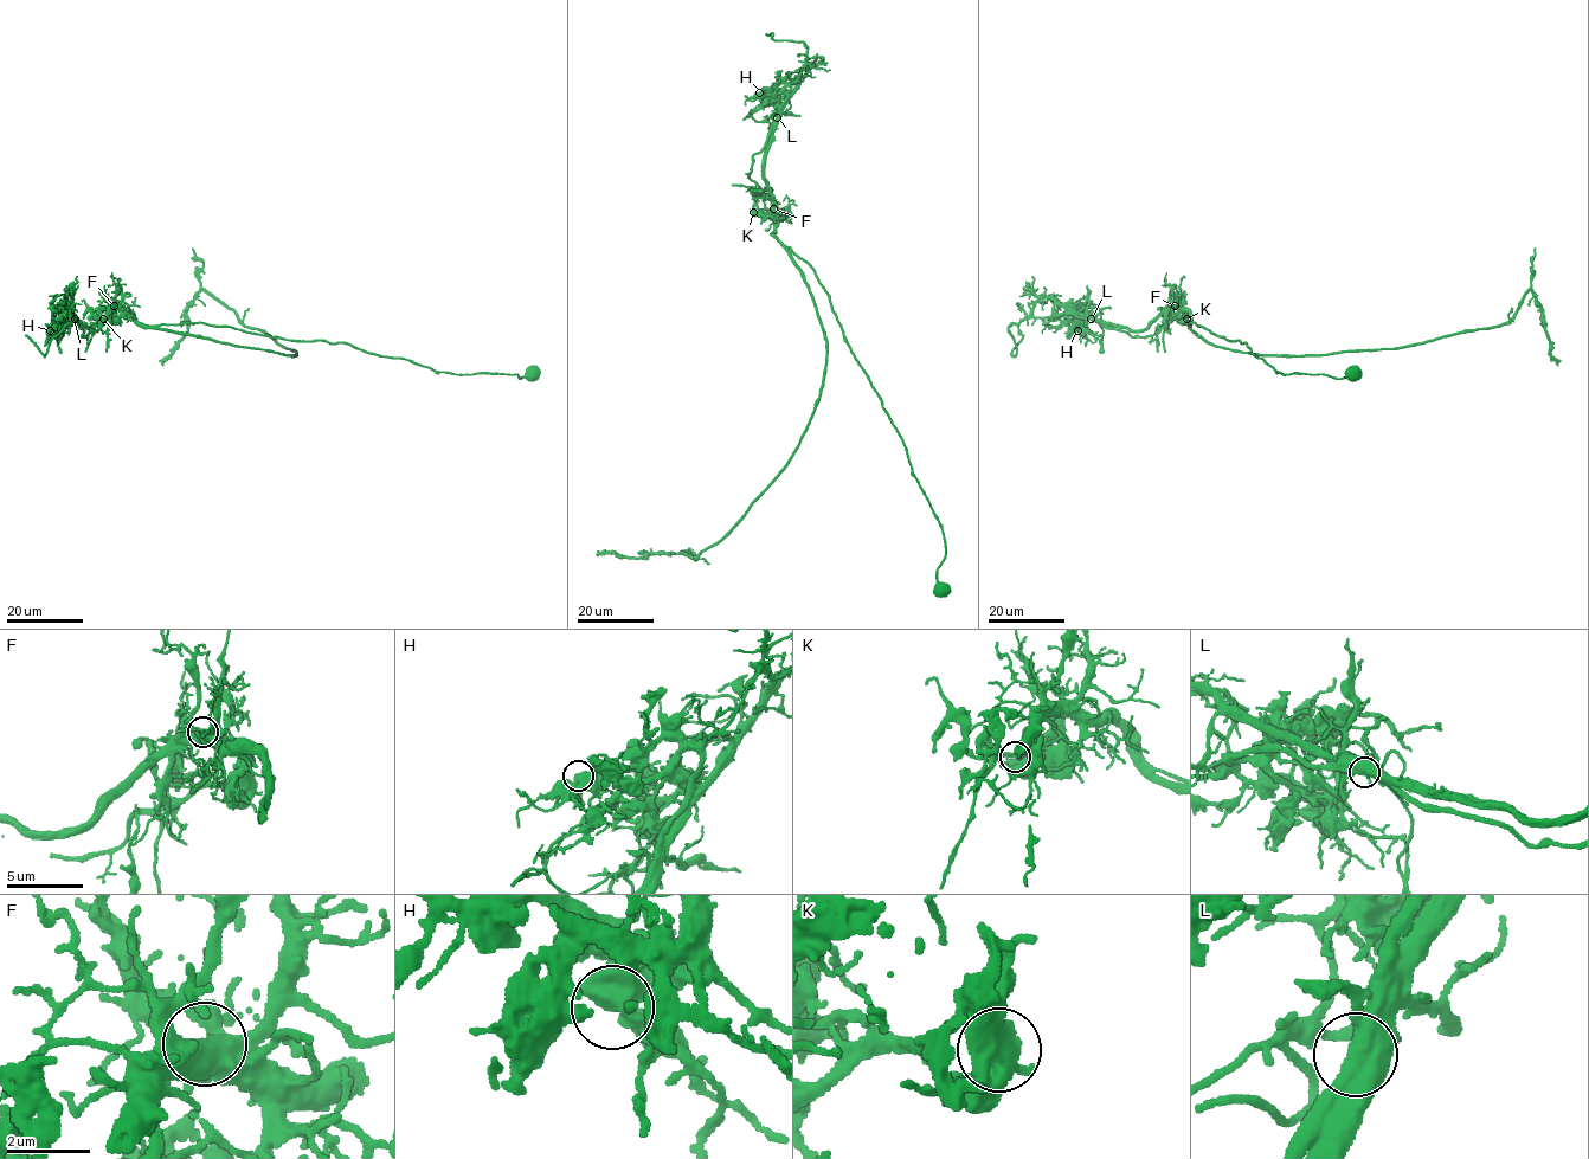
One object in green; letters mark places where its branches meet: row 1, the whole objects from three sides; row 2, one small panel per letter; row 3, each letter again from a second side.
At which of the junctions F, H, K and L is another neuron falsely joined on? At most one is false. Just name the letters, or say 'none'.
L

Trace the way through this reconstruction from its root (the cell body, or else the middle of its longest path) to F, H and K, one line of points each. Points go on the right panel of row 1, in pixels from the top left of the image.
F: (1352, 372), (1342, 378), (1281, 374), (1246, 343), (1190, 326), (1188, 311), (1175, 306)
H: (1352, 372), (1281, 374), (1246, 343), (1190, 326), (1188, 311), (1177, 308), (1139, 330), (1079, 315), (1078, 330)
K: (1352, 372), (1342, 378), (1281, 374), (1246, 343), (1190, 326), (1188, 311), (1179, 310), (1187, 319)

